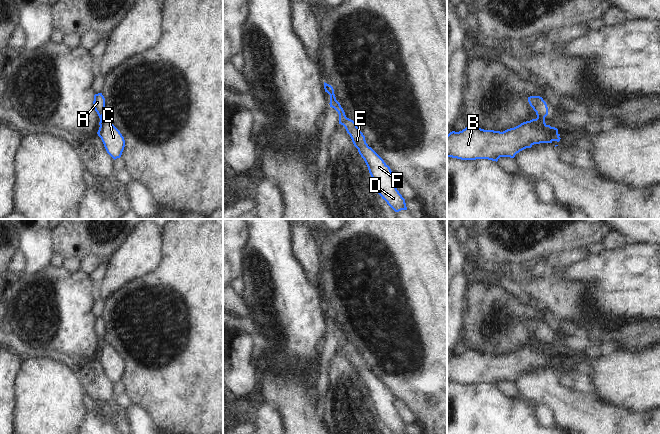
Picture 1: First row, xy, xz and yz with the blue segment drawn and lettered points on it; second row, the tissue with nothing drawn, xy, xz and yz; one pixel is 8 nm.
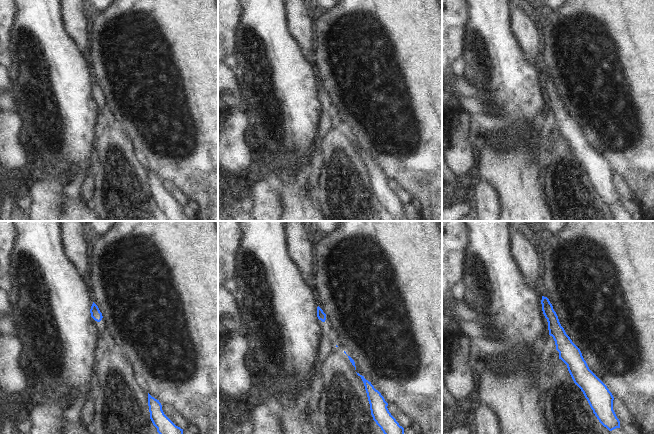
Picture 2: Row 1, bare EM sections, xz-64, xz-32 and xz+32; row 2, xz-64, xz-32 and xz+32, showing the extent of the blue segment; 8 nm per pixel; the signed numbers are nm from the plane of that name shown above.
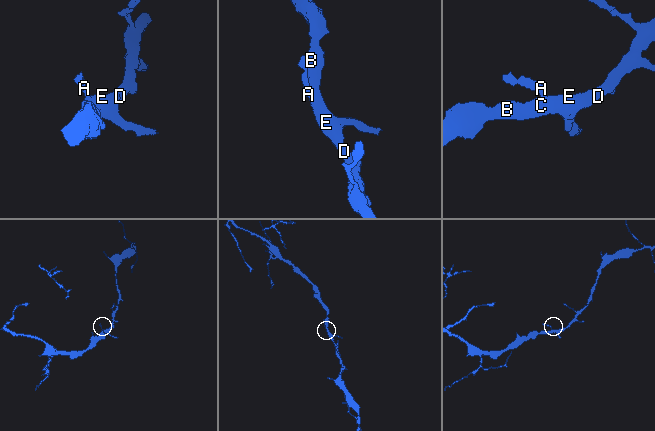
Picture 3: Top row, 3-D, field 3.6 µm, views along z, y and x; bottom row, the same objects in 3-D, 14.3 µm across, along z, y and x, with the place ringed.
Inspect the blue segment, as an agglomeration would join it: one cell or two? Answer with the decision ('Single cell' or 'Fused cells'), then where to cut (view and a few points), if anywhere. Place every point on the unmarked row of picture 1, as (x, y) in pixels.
Fused cells. Split along yz (537, 341), (544, 342)

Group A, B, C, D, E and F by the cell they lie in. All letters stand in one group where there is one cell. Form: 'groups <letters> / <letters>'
groups A / B C D E F

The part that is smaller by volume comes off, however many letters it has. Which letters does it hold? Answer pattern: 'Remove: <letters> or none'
Remove: A

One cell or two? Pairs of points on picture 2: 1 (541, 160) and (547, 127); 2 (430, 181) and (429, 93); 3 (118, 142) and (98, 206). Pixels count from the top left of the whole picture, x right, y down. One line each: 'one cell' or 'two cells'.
1: one cell
2: one cell
3: one cell

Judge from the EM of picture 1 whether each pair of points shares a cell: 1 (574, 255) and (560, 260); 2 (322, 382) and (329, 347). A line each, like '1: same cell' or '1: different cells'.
1: same cell
2: same cell

